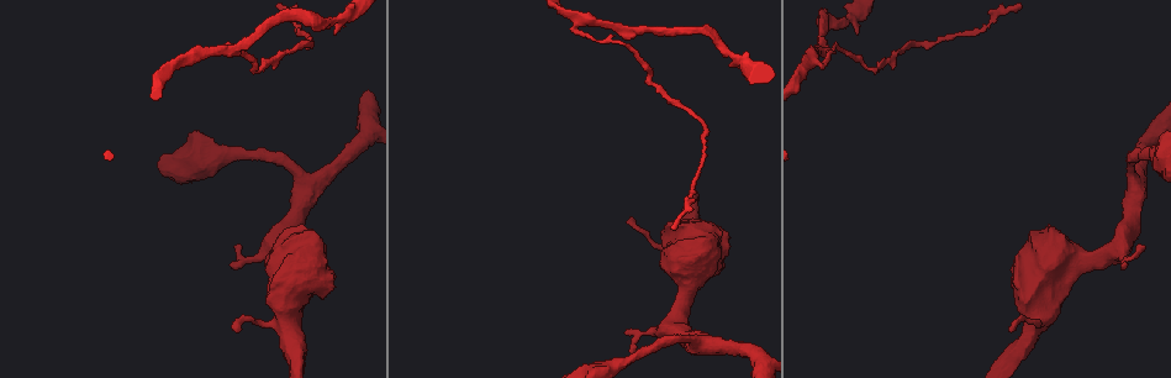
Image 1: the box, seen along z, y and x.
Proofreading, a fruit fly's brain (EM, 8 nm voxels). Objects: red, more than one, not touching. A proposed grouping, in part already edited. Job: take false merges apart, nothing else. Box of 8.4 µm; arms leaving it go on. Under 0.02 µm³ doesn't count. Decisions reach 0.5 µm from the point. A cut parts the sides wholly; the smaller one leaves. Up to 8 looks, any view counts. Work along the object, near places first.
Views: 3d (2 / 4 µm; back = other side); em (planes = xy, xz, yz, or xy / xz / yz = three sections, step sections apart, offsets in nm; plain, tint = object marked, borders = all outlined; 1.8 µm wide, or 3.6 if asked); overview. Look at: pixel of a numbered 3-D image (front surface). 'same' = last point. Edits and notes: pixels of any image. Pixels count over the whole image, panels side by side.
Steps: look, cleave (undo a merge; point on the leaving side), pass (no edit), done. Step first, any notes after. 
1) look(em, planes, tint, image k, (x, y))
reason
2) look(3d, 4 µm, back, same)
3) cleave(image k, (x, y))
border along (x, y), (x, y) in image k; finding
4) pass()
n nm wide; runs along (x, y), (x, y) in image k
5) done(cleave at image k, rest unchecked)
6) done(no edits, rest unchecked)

look(3d, 4 µm, image 1, (741, 65))
thick turns thin

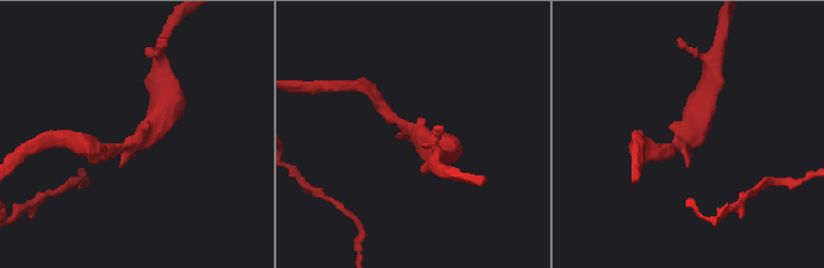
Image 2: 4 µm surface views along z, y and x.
look(em, yz, step 4, tint, image 2, (418, 133))

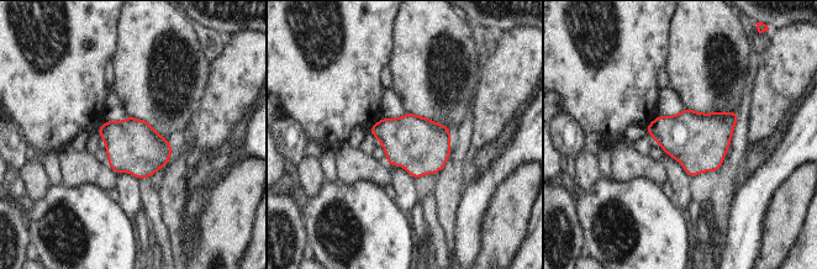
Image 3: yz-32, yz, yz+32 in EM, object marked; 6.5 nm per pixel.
look(em, planes, borders, same)
another direction

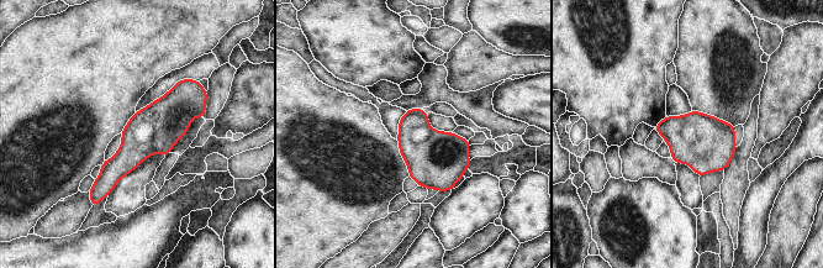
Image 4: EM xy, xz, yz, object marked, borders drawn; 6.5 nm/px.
pass()
320 nm wide; runs along (200, 98), (184, 101), (93, 194) in image 4; continuous, no second neuron

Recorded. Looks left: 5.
look(3d, 4 µm, image 1, (827, 47))
three-way junction

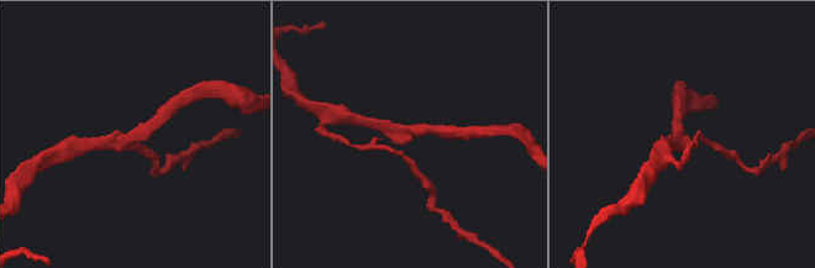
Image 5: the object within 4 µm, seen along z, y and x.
look(em, planes, tint, image 5, (129, 143))
shape alone is not enough

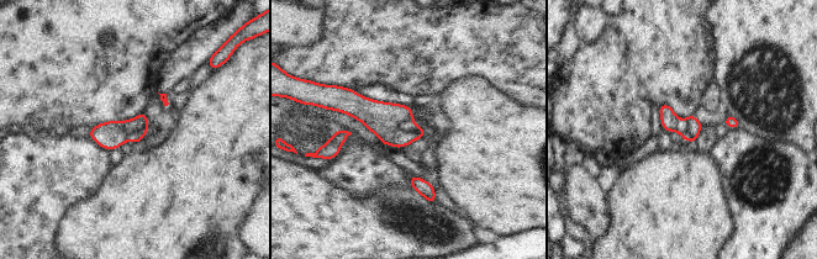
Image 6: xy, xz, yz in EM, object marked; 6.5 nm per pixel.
pass()
continuous, no second neuron

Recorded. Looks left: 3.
look(3d, 4 µm, image 1, (285, 321))
sudden change in width

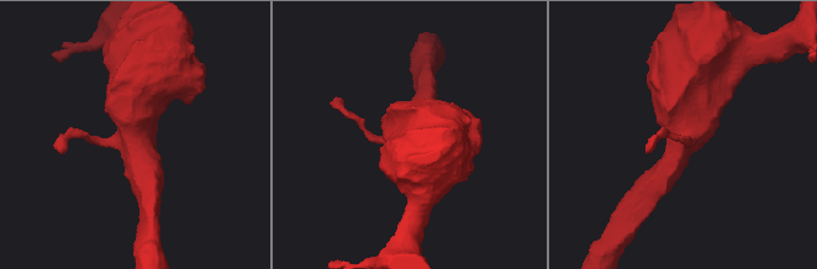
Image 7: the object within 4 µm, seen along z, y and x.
look(em, 3.6 µm, planes, plain, image 7, (137, 138))
now the EM

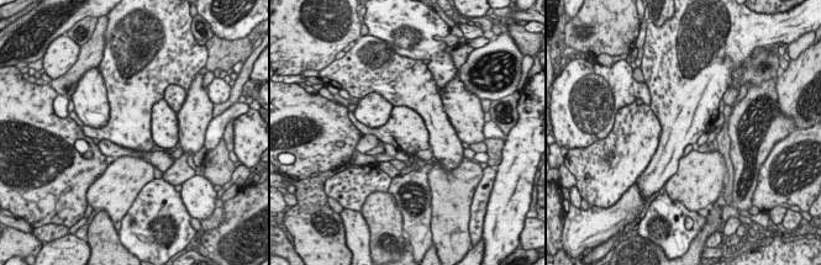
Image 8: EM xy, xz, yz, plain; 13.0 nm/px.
look(em, 3.6 µm, planes, tint, same)
with the object marked

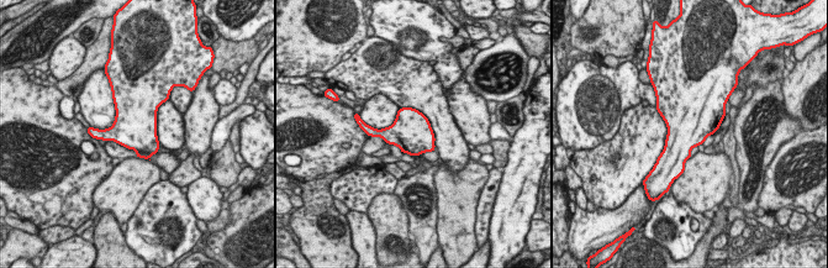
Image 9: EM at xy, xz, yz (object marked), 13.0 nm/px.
pass()
one neuron here

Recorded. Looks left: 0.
done(no edits, rest unchecked)

